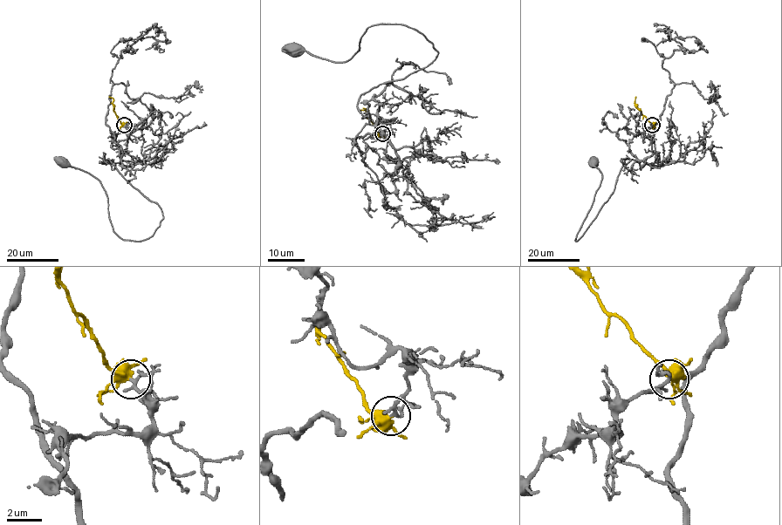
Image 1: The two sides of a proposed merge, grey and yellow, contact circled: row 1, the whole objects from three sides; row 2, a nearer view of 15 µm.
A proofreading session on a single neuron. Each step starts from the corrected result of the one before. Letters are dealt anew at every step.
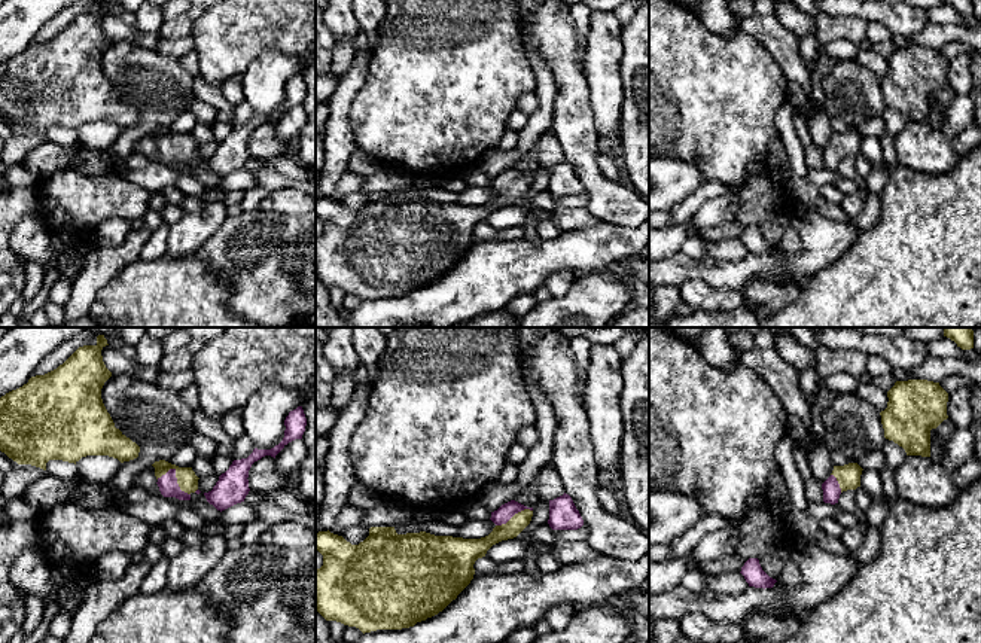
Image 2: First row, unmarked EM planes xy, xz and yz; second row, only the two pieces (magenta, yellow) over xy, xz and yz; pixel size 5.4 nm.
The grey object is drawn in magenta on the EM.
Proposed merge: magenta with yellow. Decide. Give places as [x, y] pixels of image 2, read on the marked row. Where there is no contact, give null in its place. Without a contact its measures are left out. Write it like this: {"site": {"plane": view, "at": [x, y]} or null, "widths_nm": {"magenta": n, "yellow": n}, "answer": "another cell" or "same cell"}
{"site": {"plane": "xy", "at": [174, 475]}, "widths_nm": {"magenta": 110, "yellow": 110}, "answer": "same cell"}

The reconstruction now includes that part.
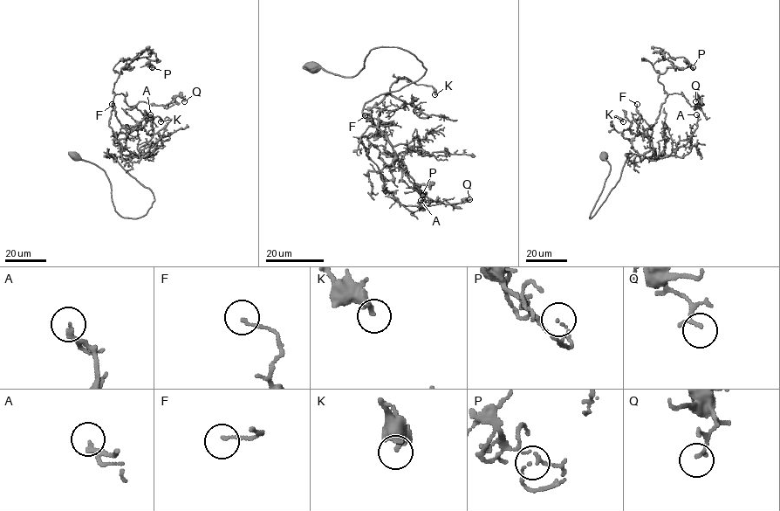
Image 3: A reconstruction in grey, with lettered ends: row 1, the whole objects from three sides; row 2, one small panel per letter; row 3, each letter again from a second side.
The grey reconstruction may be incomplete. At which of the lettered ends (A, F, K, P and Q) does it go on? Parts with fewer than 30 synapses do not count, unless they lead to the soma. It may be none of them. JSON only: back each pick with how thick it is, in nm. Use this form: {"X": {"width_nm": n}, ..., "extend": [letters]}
{"extend": []}

